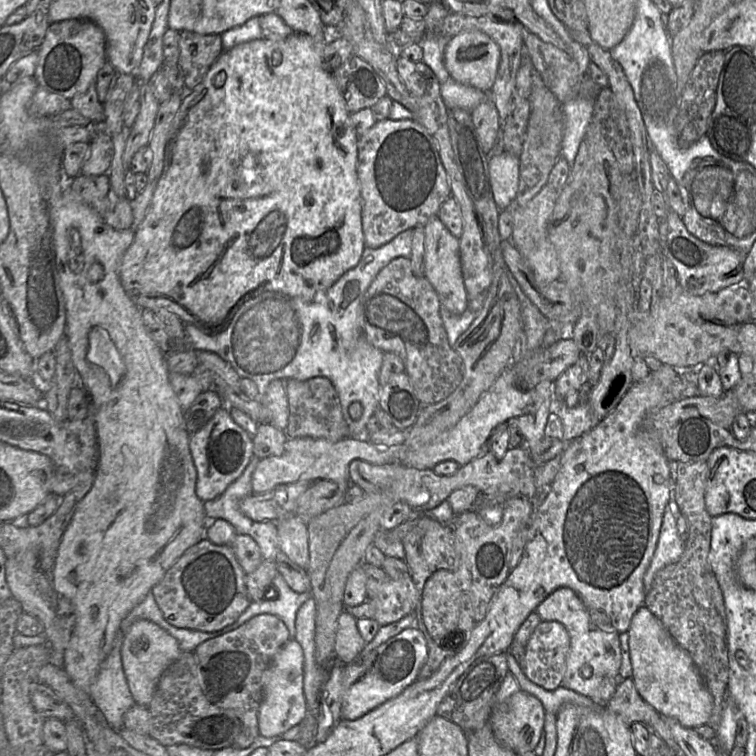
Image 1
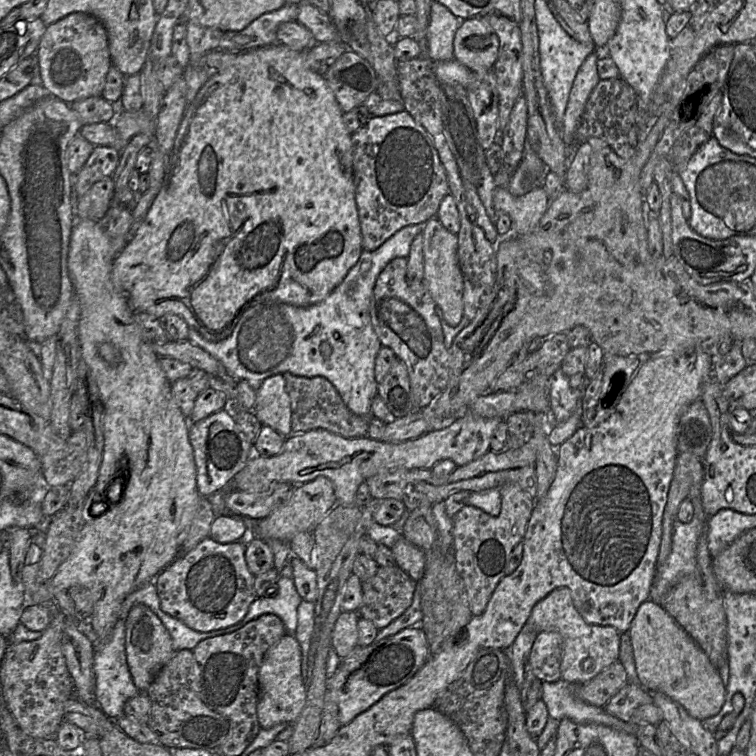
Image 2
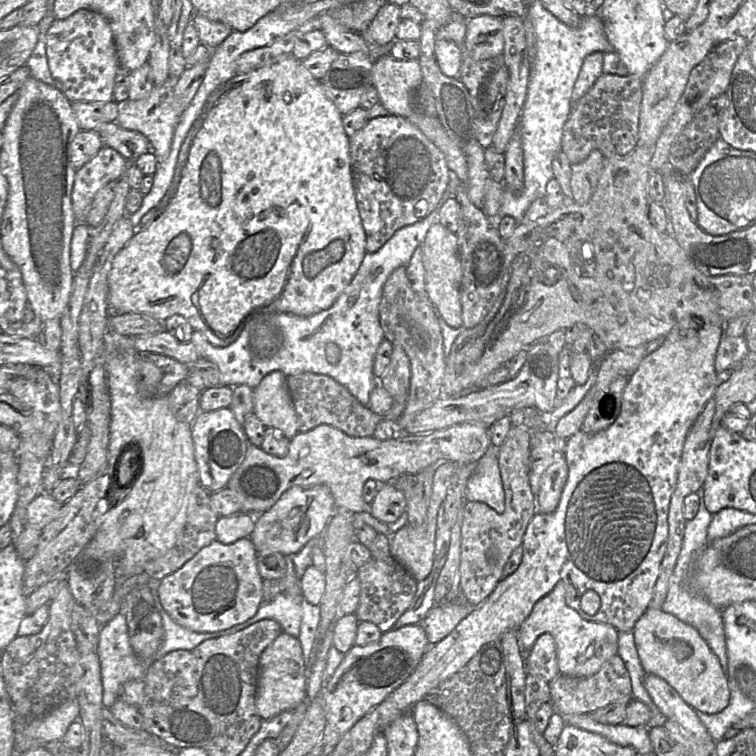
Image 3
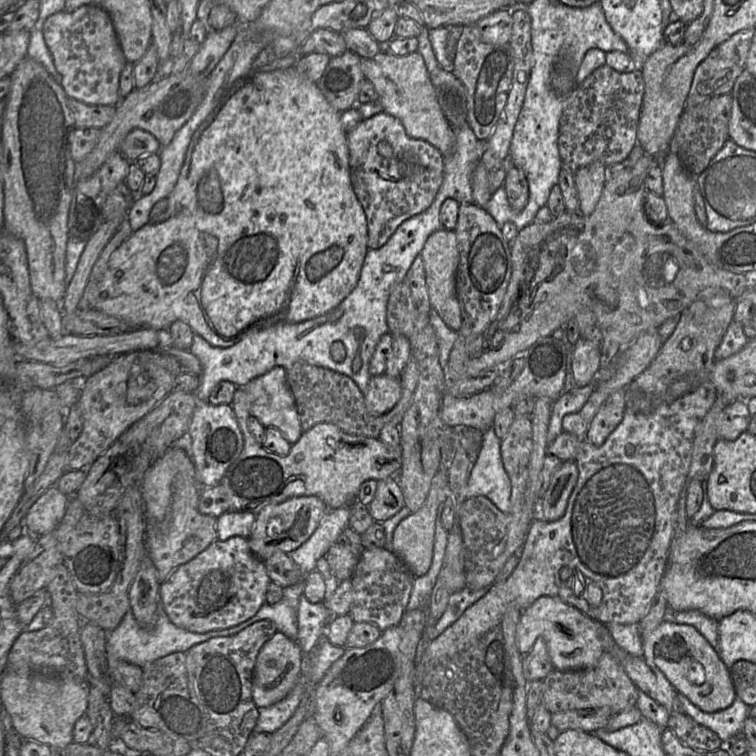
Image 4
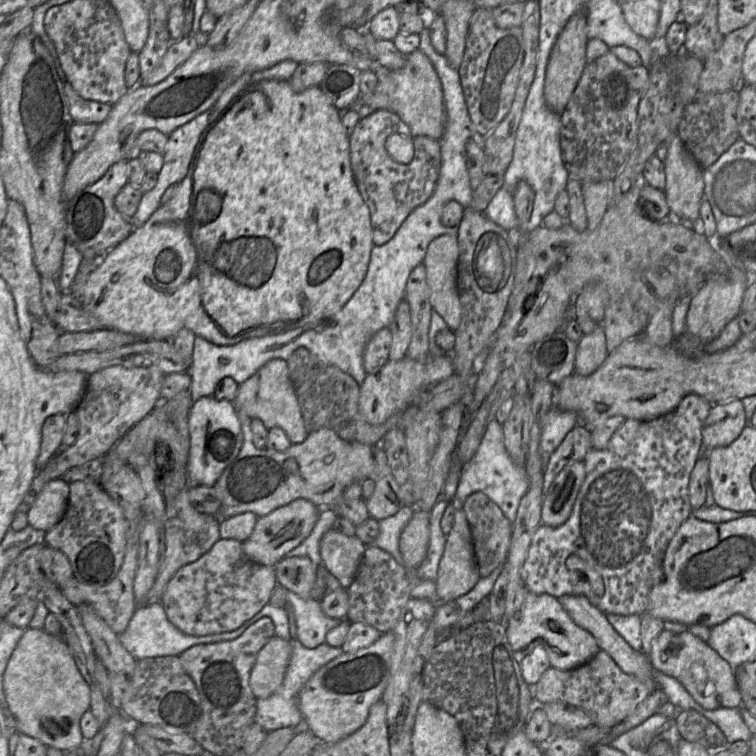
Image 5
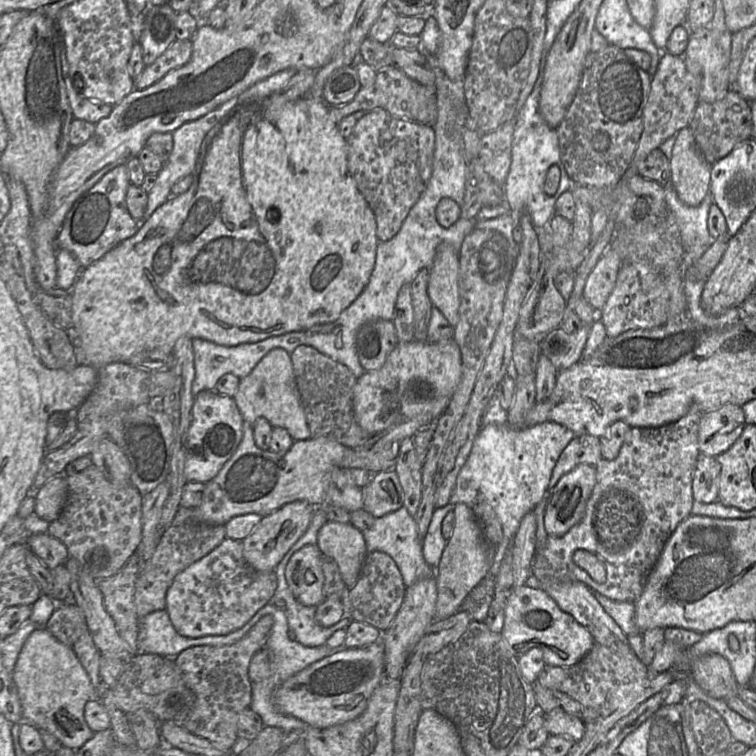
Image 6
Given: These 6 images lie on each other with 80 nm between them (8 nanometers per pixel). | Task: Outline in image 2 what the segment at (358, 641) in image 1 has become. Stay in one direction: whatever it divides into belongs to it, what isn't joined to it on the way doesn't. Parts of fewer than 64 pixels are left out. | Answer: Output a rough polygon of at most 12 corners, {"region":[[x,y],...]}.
{"region":[[342,611],[331,647],[341,660],[358,647],[357,612]]}

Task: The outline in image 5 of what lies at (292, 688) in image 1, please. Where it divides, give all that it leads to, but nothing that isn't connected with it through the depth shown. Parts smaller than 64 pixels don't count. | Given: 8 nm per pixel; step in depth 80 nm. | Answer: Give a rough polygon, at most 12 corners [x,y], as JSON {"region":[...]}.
{"region":[[273,636],[250,672],[256,699],[281,686],[291,657],[289,642]]}

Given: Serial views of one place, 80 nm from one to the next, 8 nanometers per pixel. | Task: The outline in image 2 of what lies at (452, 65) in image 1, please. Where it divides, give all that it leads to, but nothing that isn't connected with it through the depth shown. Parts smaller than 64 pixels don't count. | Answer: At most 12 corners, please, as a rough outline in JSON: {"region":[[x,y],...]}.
{"region":[[482,17],[462,21],[453,56],[493,70],[499,38]]}

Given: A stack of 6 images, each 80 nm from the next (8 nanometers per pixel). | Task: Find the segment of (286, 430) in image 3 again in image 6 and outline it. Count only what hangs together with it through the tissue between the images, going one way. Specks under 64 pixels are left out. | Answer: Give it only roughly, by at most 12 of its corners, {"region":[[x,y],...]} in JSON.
{"region":[[270,350],[233,399],[245,422],[311,437],[291,355]]}

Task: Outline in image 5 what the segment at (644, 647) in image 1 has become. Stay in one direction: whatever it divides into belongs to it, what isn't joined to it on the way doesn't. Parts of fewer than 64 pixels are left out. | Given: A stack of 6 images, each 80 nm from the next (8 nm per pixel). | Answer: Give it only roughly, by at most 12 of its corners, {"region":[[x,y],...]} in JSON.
{"region":[[664,629],[648,659],[704,709],[744,703],[730,664],[689,631]]}

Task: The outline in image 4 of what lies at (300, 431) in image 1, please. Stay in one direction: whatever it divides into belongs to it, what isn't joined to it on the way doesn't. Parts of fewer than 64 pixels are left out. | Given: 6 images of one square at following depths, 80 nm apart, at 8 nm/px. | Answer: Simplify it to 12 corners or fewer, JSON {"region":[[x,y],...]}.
{"region":[[411,354],[402,393],[372,415],[350,377],[304,361],[286,369],[303,431],[329,423],[378,438],[400,424],[419,375]]}

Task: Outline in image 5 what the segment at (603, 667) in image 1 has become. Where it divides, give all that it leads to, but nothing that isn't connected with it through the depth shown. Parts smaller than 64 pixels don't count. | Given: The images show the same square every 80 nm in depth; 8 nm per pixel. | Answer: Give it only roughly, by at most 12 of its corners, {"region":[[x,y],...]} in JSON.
{"region":[[527,593],[507,621],[521,659],[540,644],[559,670],[600,651],[557,598]]}

